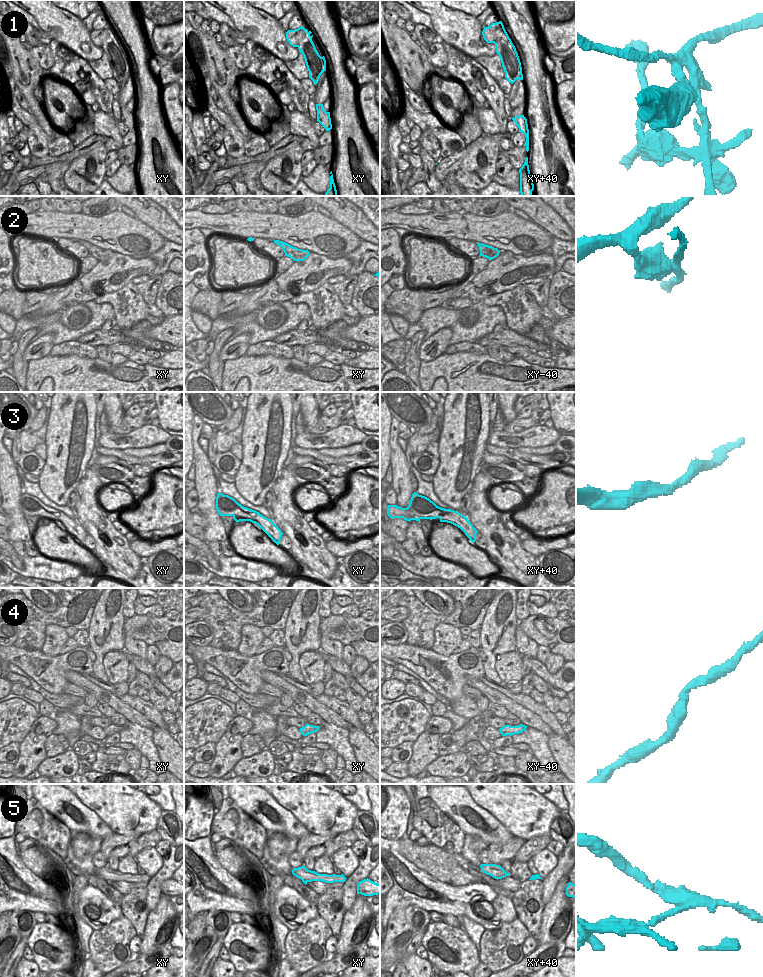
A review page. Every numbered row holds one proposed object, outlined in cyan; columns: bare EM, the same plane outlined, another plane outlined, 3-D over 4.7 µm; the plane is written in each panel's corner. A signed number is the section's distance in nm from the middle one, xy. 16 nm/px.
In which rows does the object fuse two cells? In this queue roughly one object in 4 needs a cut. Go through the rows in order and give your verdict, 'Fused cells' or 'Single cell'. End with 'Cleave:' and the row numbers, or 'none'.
1: Fused cells
2: Fused cells
3: Single cell
4: Single cell
5: Fused cells
Cleave: 1, 2, 5.

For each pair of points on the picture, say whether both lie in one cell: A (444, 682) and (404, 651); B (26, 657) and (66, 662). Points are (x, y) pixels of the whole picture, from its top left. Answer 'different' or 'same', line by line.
A: same
B: same

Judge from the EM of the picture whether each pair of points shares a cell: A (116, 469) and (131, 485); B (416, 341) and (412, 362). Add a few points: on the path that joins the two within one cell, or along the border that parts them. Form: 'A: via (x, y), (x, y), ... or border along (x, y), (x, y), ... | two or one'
A: border along (134, 475), (131, 479), (125, 480), (120, 484) | two
B: via (415, 346), (412, 357) | one

